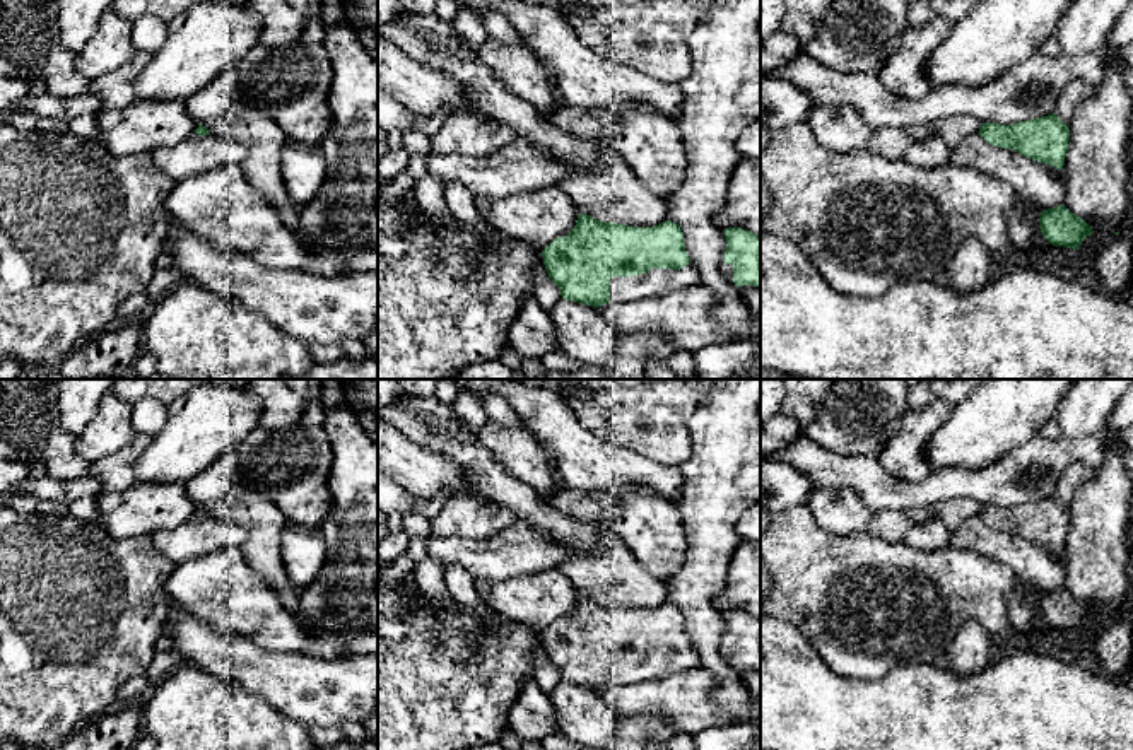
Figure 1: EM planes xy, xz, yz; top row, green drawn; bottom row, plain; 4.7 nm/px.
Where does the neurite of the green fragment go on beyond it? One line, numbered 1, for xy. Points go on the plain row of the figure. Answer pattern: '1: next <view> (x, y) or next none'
1: next none

